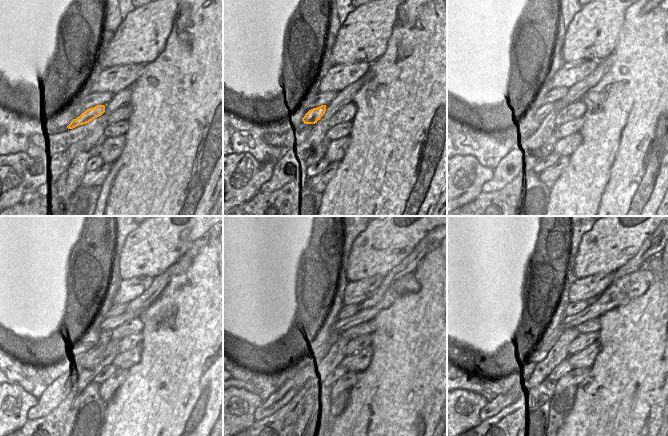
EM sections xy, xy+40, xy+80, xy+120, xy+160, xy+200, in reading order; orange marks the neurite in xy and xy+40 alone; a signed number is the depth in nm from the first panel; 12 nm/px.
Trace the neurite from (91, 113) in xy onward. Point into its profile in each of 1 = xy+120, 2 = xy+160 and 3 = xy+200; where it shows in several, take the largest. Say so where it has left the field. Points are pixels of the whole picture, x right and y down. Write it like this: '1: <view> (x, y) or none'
1: xy+120 (110, 324)
2: xy+160 (406, 284)
3: xy+200 (629, 287)

